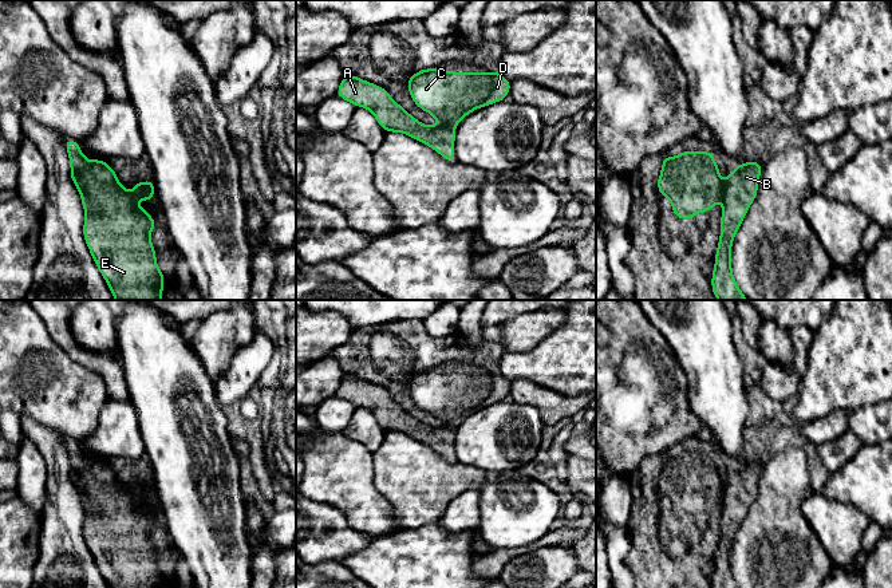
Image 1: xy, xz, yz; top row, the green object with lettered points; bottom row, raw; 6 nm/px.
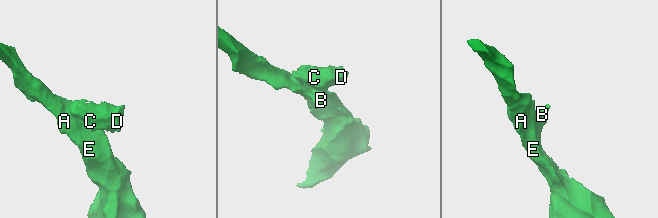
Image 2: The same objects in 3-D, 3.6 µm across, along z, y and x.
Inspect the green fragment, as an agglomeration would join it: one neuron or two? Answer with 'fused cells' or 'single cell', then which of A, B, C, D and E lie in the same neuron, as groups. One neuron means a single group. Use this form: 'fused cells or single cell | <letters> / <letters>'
fused cells | A B E / C D

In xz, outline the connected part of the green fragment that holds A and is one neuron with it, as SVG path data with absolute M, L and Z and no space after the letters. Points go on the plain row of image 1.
M346 374L335 394L355 407L370 410L376 422L387 433L403 433L430 446L447 462L457 462L454 442L454 427L427 426L410 415L398 405L384 387L370 383L356 375Z

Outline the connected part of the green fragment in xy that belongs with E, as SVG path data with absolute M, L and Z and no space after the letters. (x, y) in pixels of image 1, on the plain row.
M64 438L64 446L70 457L70 477L84 508L83 537L108 588L163 588L165 575L157 565L155 548L150 540L150 532L158 525L147 510L133 501L134 497L149 500L135 486L130 494L106 461L88 461L78 441Z

